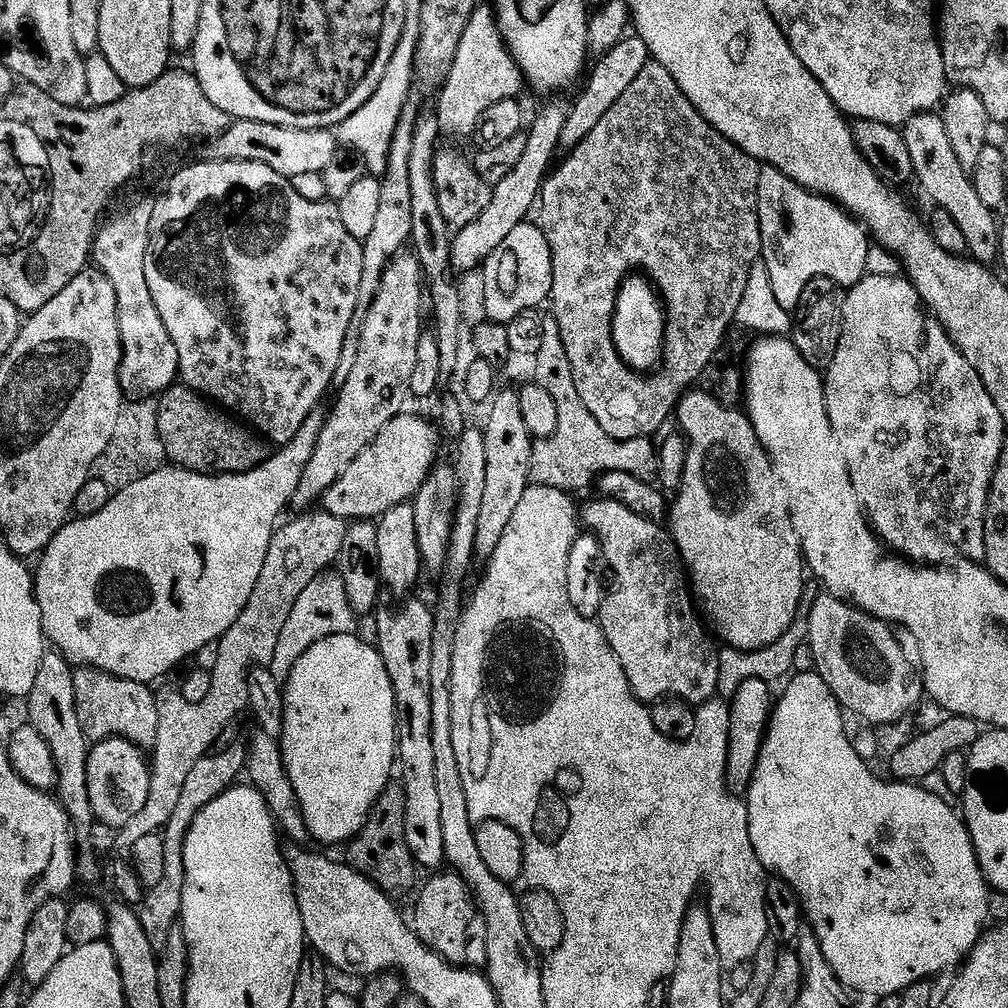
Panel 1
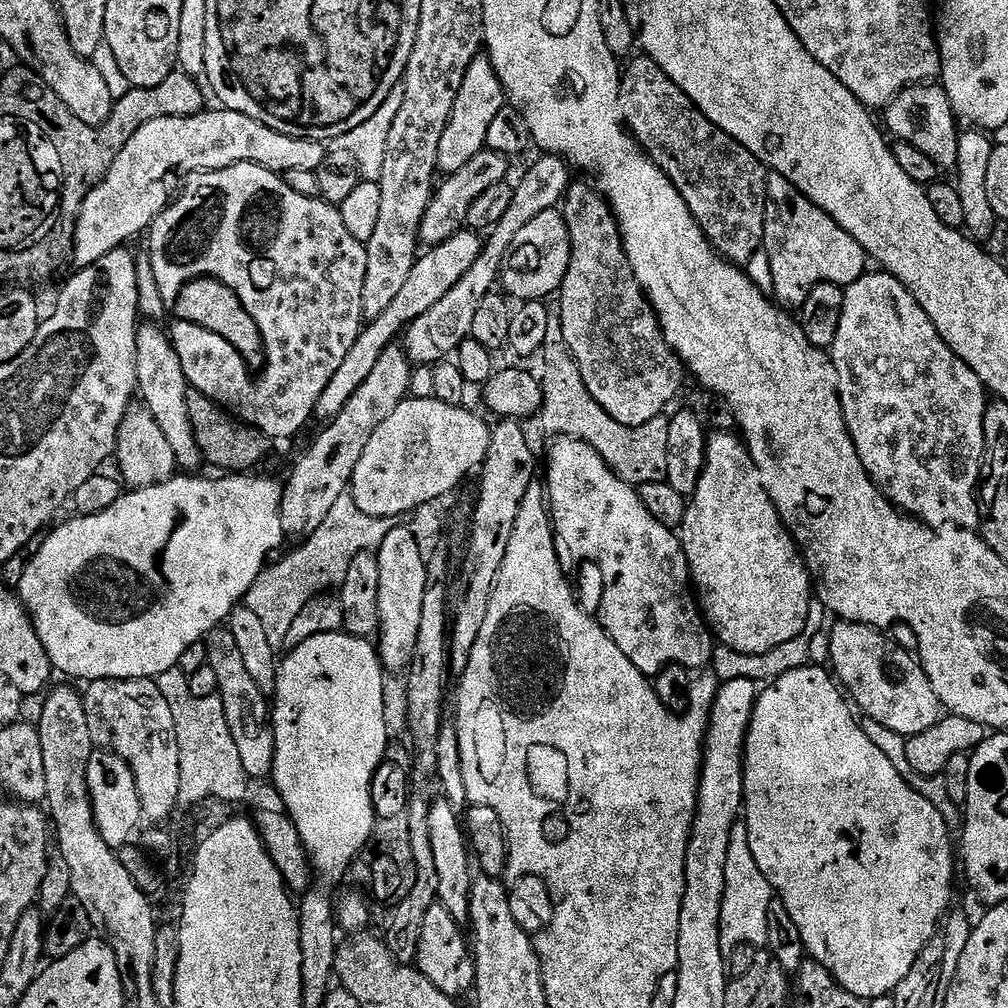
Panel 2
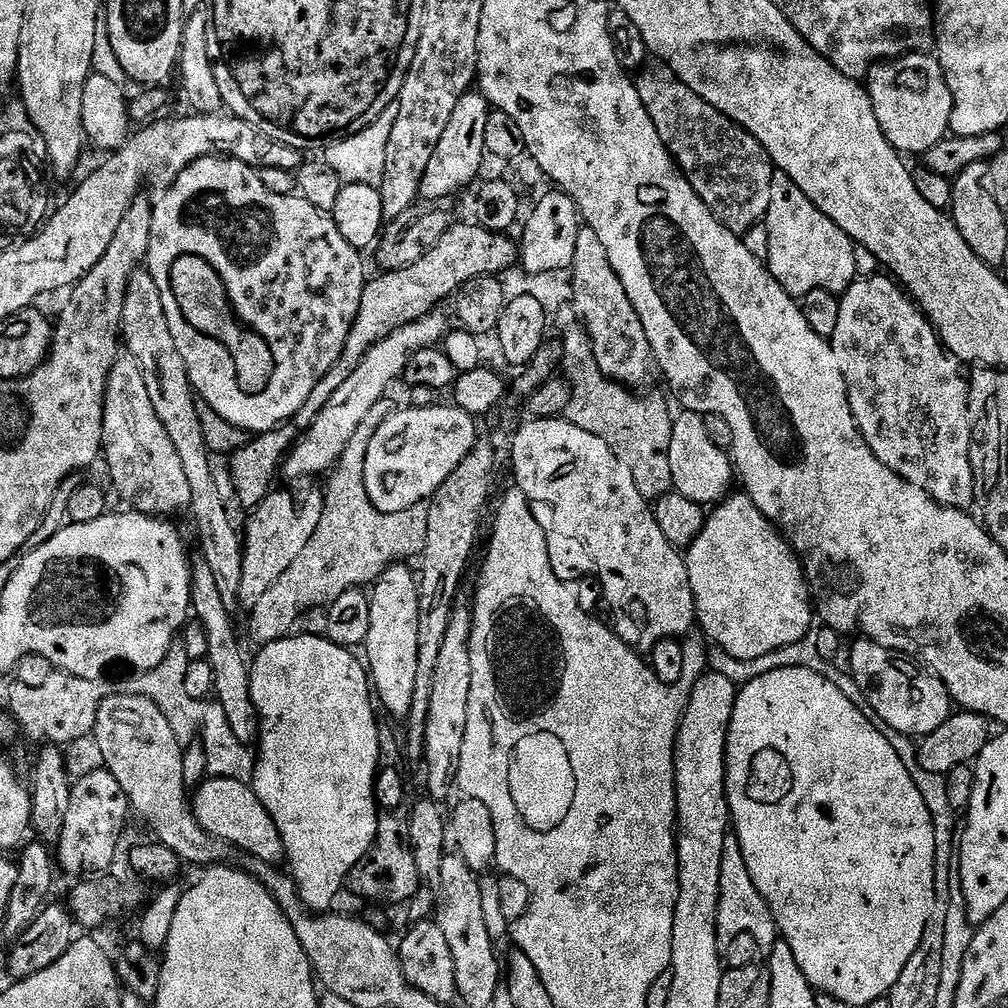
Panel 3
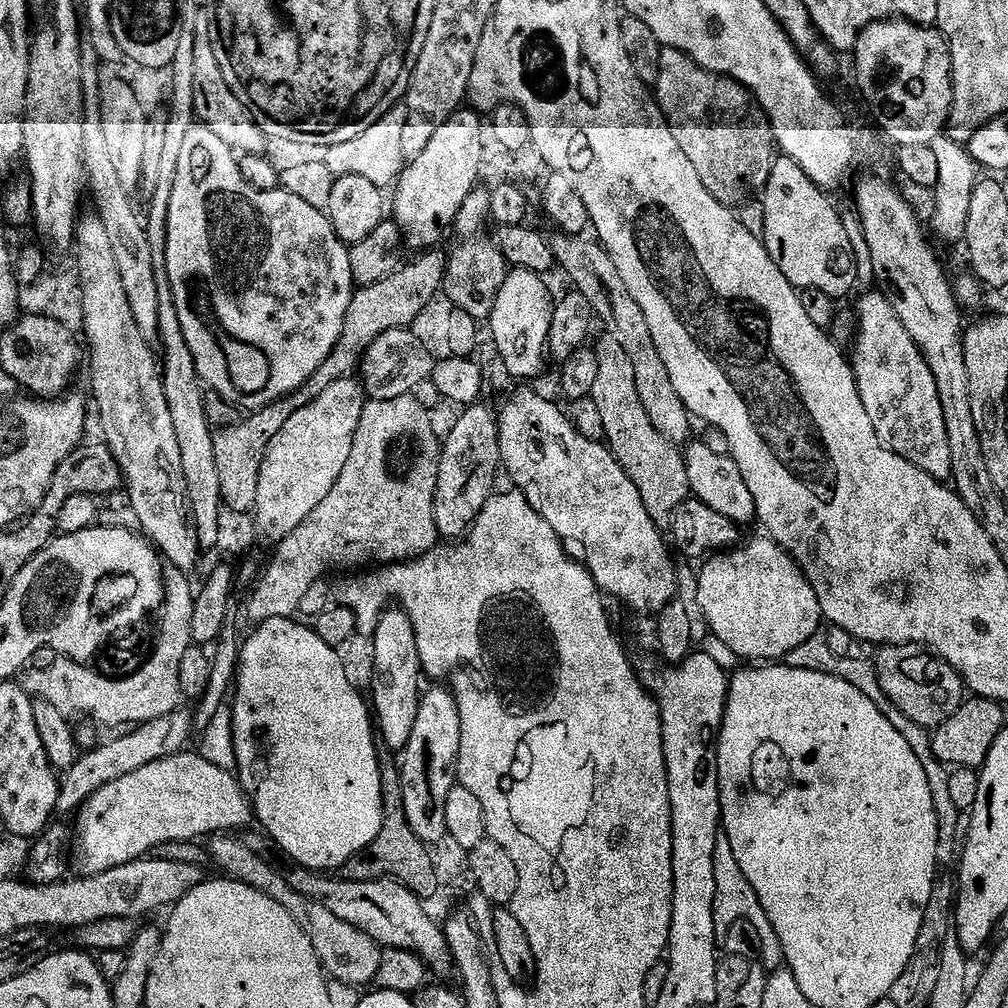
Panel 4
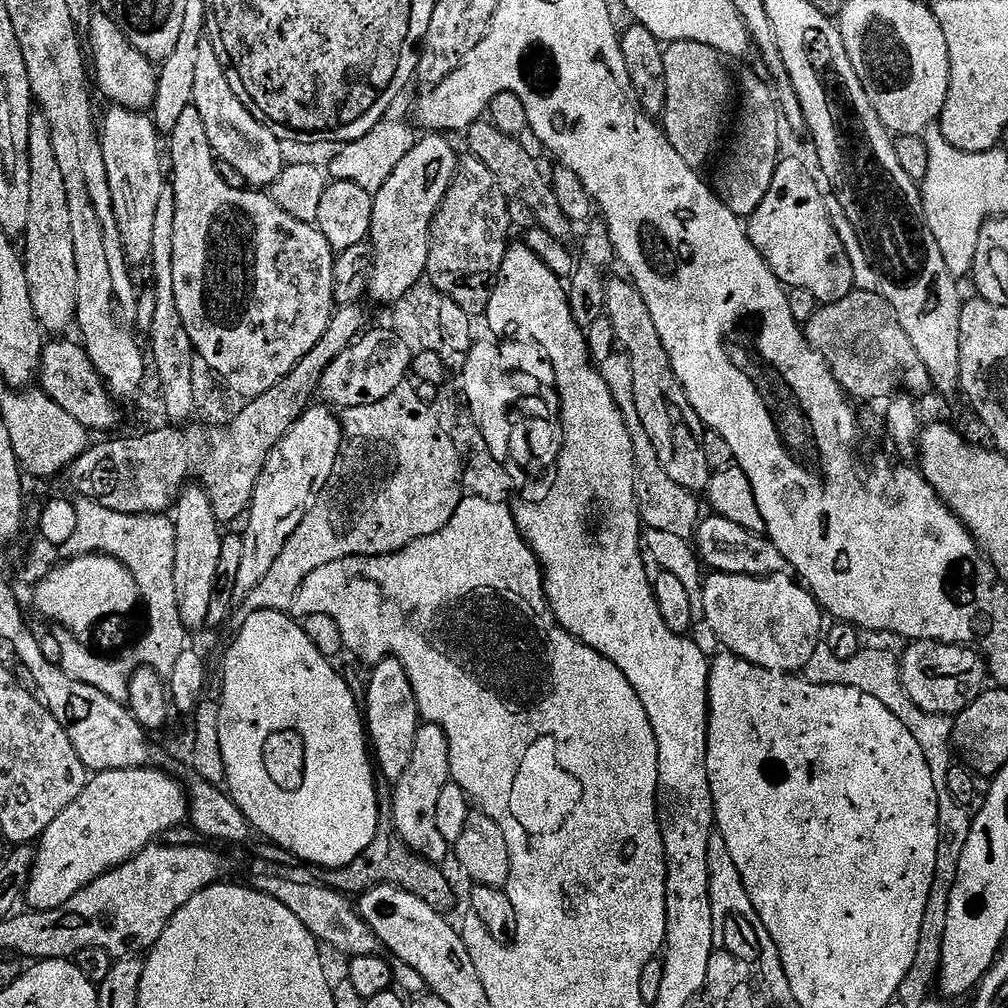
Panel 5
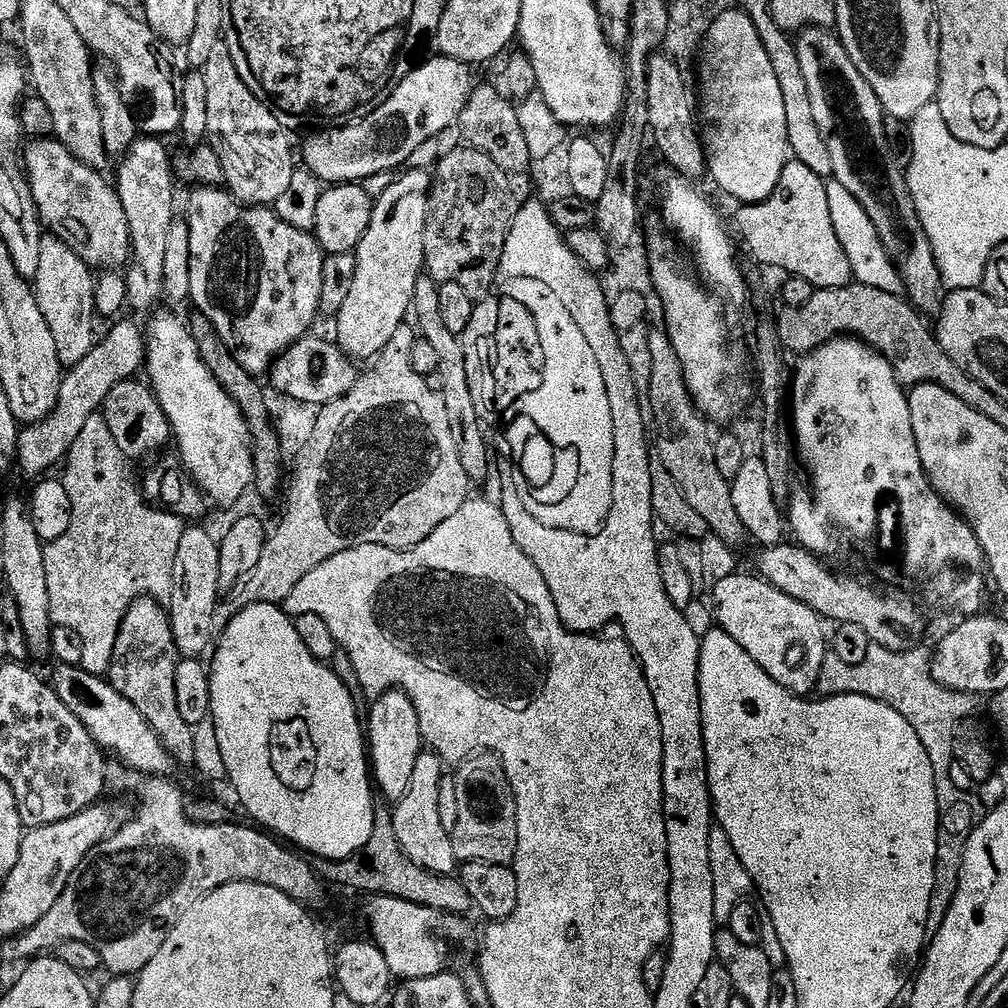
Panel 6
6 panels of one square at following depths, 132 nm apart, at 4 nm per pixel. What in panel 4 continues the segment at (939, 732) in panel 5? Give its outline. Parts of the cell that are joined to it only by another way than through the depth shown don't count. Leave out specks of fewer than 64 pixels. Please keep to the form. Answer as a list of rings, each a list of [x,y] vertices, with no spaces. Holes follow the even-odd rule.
[[[815,635],[806,642],[802,642],[802,646],[790,650],[786,663],[790,668],[829,672],[831,676],[837,676],[854,686],[858,686],[858,690],[862,690],[862,694],[866,694],[866,698],[879,702],[882,714],[886,714],[886,718],[890,718],[894,730],[898,730],[898,734],[902,734],[902,738],[906,738],[906,742],[910,742],[910,750],[914,750],[914,754],[918,754],[918,762],[922,762],[922,770],[926,770],[926,778],[930,782],[930,790],[936,807],[936,817],[938,820],[944,820],[944,824],[957,824],[962,819],[962,813],[955,808],[950,798],[950,786],[948,785],[950,772],[934,754],[929,729],[918,726],[918,722],[906,718],[906,714],[902,714],[902,710],[898,710],[898,706],[894,706],[894,702],[884,699],[884,692],[880,689],[880,683],[878,682],[876,665],[871,659],[855,660],[855,658],[856,656],[852,654],[846,657],[832,654],[826,640],[819,635]]]

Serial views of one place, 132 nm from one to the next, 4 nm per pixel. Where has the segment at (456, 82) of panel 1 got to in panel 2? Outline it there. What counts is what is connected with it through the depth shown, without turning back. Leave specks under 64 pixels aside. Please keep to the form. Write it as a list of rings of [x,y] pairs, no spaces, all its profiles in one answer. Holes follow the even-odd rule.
[[[481,54],[470,62],[470,70],[466,70],[466,79],[462,81],[462,90],[458,90],[458,98],[454,102],[454,110],[450,114],[450,122],[442,134],[442,142],[438,142],[437,169],[441,173],[451,174],[462,170],[474,154],[485,151],[490,134],[490,122],[498,115],[498,110],[506,106],[504,87],[488,61],[487,55]]]

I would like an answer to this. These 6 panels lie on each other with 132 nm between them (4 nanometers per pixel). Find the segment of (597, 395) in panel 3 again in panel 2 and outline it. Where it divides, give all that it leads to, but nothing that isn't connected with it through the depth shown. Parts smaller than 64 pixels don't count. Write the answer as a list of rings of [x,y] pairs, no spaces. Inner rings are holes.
[[[549,311],[546,322],[546,342],[542,349],[544,368],[540,373],[543,386],[543,406],[538,414],[544,431],[552,438],[568,437],[584,440],[598,450],[602,459],[611,466],[617,476],[633,486],[667,481],[666,454],[669,453],[669,419],[663,415],[651,419],[638,427],[622,426],[614,422],[598,402],[586,390],[586,382],[582,382],[582,374],[578,370],[572,352],[564,345],[562,322],[559,311]]]

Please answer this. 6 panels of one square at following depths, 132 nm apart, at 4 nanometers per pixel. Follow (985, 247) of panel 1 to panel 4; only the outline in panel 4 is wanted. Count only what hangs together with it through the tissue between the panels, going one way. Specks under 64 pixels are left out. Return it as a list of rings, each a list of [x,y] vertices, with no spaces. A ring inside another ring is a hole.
[[[879,20],[861,32],[856,47],[856,84],[872,107],[872,116],[896,146],[932,144],[947,129],[952,109],[952,59],[948,42],[932,26],[911,24],[908,20]]]

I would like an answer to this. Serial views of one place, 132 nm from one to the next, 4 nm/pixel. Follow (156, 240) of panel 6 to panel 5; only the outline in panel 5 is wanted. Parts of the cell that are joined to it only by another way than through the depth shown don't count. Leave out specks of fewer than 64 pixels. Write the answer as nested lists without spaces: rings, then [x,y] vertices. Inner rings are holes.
[[[109,107],[109,112],[102,116],[100,145],[102,156],[106,158],[106,174],[110,182],[110,198],[114,206],[114,218],[118,222],[118,234],[122,238],[124,256],[129,265],[147,265],[151,261],[153,245],[154,218],[157,217],[158,200],[166,189],[166,168],[160,165],[160,140],[162,133],[156,128],[151,115],[136,112],[132,108]]]

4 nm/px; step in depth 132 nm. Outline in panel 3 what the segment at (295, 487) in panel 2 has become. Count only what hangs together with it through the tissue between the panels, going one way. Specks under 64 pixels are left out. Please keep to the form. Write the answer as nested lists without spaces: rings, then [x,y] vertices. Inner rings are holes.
[[[274,490],[251,513],[248,529],[242,532],[244,541],[244,561],[242,562],[242,590],[240,603],[245,609],[252,609],[266,590],[294,566],[294,558],[306,550],[306,542],[314,538],[314,530],[318,530],[318,522],[324,509],[323,491],[300,492],[295,496],[292,492]]]

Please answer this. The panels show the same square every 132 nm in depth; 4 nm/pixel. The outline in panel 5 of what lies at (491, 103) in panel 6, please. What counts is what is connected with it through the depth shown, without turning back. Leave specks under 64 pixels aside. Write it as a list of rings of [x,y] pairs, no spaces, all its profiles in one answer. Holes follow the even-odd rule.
[[[481,118],[468,127],[466,139],[467,151],[482,162],[486,162],[486,166],[490,166],[490,174],[498,178],[509,201],[524,202],[534,210],[538,227],[554,234],[554,238],[565,242],[571,241],[573,221],[569,220],[566,214],[562,214],[562,206],[558,206],[558,198],[552,189],[551,179],[545,173],[544,176],[540,173],[535,158],[520,145],[521,141],[517,137],[502,134],[502,130],[495,128],[487,119]]]

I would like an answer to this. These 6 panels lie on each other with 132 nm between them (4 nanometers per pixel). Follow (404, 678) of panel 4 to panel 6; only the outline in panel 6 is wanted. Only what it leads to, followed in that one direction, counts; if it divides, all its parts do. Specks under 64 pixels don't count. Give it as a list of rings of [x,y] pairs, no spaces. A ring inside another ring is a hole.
[[[403,690],[379,693],[372,704],[372,713],[366,716],[366,740],[370,745],[370,772],[375,787],[392,802],[401,800],[410,784],[414,762],[422,751],[422,737],[418,710]]]

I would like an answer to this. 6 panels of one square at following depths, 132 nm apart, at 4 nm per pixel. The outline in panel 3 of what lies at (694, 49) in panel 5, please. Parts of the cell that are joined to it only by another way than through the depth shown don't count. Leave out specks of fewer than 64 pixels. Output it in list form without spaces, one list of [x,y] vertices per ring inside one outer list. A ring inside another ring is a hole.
[[[659,62],[644,64],[635,77],[635,81],[638,94],[650,118],[654,118],[654,124],[658,126],[658,134],[662,134],[662,140],[666,142],[670,154],[683,170],[684,177],[694,186],[698,198],[706,202],[706,206],[731,232],[745,234],[755,224],[761,223],[768,214],[770,186],[774,171],[770,154],[762,146],[762,142],[758,142],[754,134],[747,132],[726,114],[714,110],[710,102],[698,98],[698,94],[694,94],[694,90],[690,90],[690,86],[686,86],[686,82],[682,82],[678,74],[670,70],[668,64]]]

